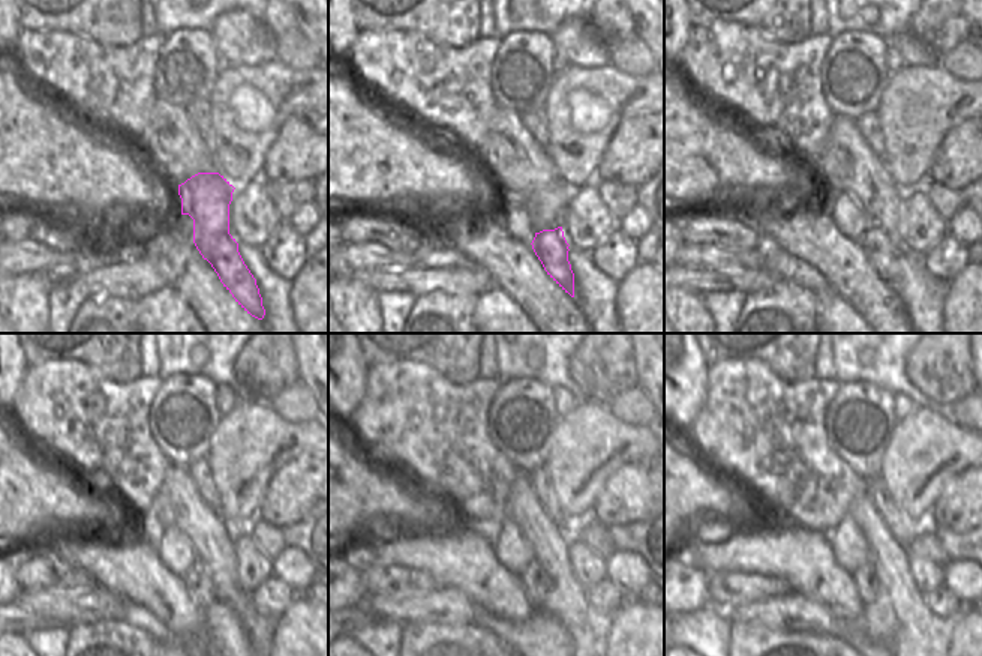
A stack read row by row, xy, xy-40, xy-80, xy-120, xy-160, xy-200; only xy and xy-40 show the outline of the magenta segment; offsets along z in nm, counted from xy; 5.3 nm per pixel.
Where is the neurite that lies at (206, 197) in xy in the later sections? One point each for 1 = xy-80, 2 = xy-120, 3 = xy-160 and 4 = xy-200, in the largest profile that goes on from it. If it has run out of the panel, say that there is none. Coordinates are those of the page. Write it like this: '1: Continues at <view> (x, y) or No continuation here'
1: Continues at xy-80 (876, 245)
2: Continues at xy-120 (206, 589)
3: Continues at xy-160 (540, 580)
4: Continues at xy-200 (873, 575)

